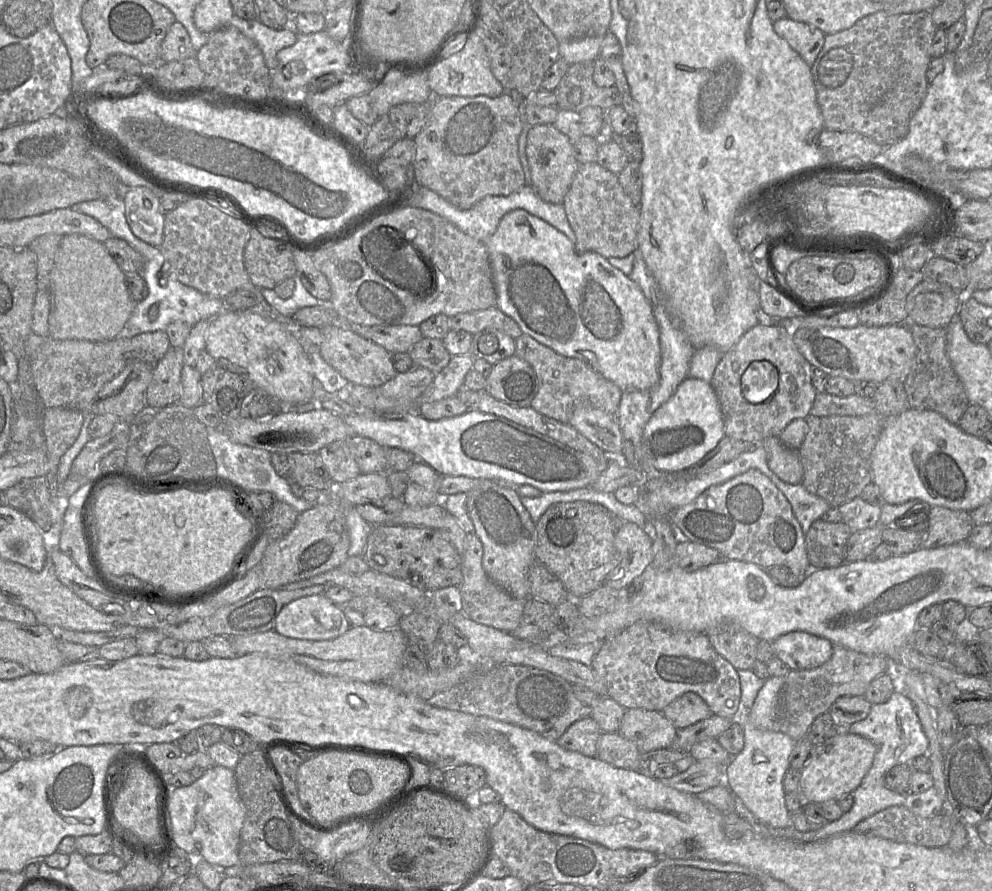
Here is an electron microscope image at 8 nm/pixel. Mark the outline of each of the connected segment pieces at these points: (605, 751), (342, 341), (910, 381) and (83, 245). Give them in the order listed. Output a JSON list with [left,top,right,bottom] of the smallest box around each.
[[596,732,640,771],[319,323,397,388],[903,323,970,424],[48,234,136,340]]

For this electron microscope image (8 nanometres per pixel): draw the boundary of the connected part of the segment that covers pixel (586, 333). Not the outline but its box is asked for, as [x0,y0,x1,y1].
[483,209,661,391]

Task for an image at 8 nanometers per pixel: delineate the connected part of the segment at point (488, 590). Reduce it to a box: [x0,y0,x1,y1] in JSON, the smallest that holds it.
[459,532,526,633]

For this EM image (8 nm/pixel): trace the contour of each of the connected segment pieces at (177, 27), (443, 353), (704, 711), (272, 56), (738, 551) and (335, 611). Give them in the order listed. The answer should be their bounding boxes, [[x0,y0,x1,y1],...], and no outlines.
[[160,22,195,63],[408,337,452,376],[661,692,713,730],[229,15,297,69],[669,469,811,574],[274,594,350,641]]

